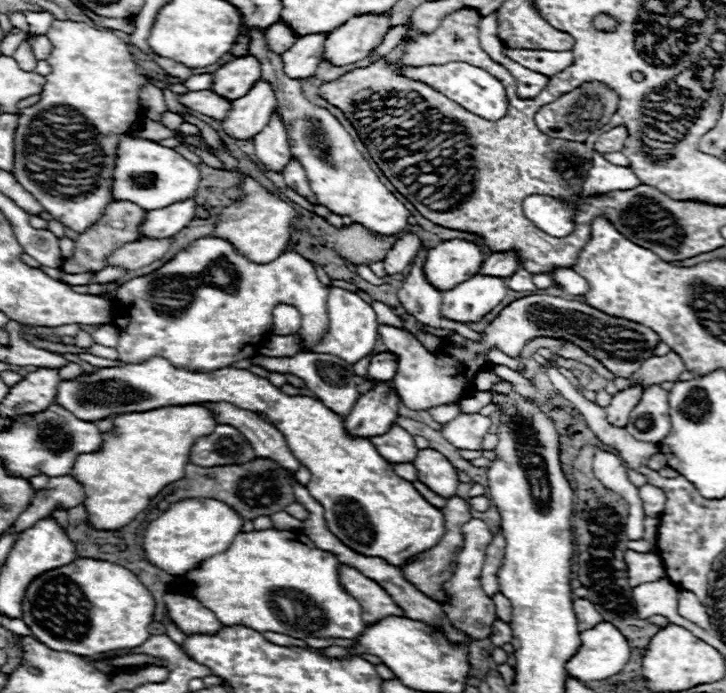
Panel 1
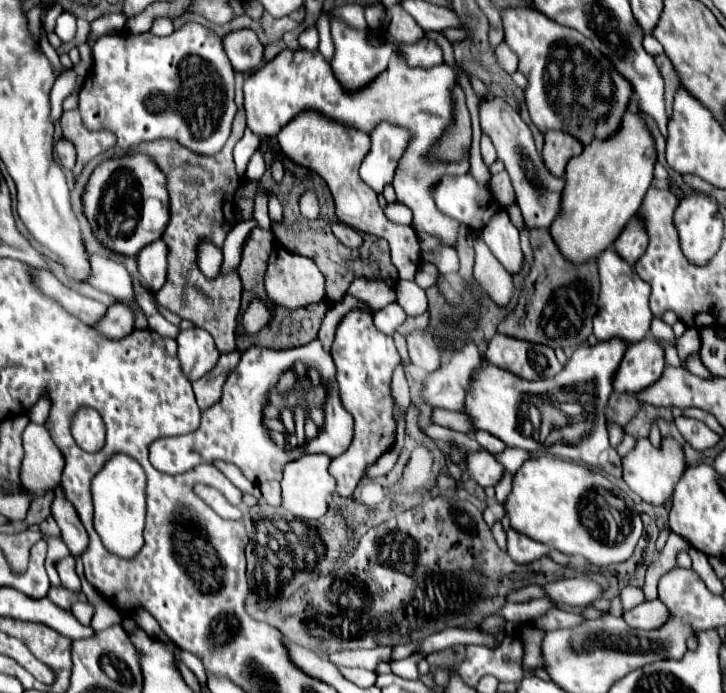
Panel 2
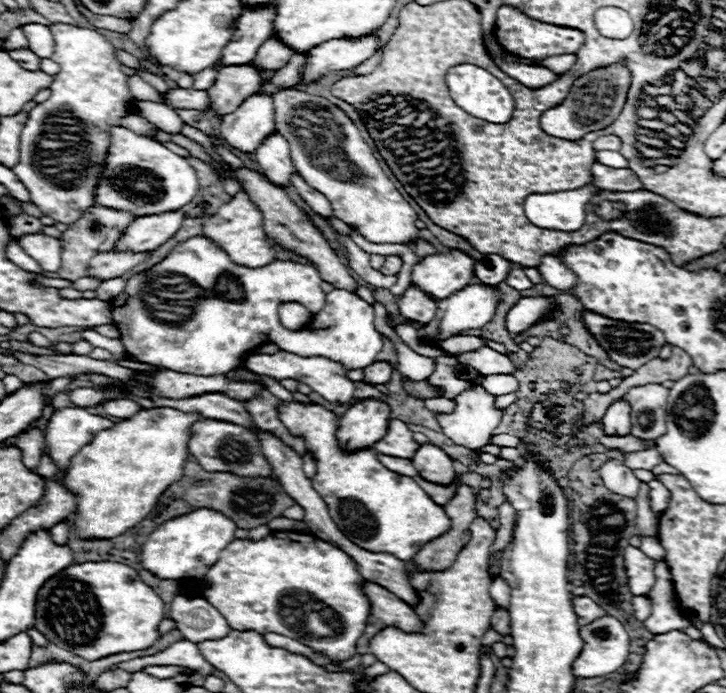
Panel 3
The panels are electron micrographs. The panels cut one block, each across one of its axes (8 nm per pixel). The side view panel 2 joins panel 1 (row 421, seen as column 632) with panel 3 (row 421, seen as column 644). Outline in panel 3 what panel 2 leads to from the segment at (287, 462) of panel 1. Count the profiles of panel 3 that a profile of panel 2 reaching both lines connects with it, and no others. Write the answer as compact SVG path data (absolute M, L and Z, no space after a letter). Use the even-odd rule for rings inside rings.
M208 392L202 396L190 396L190 398L178 398L178 400L154 396L154 400L156 400L156 406L176 408L180 412L198 412L202 416L232 420L236 424L252 424L252 420L248 420L248 412L244 412L244 406L222 392Z

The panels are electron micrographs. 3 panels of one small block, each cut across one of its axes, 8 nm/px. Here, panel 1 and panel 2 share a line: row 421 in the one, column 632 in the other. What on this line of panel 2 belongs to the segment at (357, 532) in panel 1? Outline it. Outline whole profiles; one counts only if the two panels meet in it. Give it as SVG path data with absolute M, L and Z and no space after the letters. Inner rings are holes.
M608 248L598 256L598 268L600 268L600 300L594 320L594 336L598 340L620 336L626 342L638 342L646 338L652 320L652 312L648 308L650 296L648 284L640 280L640 276L636 276L634 268L622 256L618 256L614 248Z

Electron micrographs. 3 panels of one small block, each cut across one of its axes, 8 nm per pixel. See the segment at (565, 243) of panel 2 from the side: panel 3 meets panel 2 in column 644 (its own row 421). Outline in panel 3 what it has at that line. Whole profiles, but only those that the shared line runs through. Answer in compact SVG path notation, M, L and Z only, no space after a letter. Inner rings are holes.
M154 408L142 410L124 422L118 422L112 430L98 432L90 444L86 444L80 452L76 452L70 460L70 466L64 474L66 488L76 496L76 534L80 538L98 538L108 540L124 534L126 530L134 528L142 522L152 508L156 506L158 498L162 496L164 488L180 480L182 466L186 462L186 442L188 442L188 424L192 420L200 420L200 414L184 414L174 408Z

